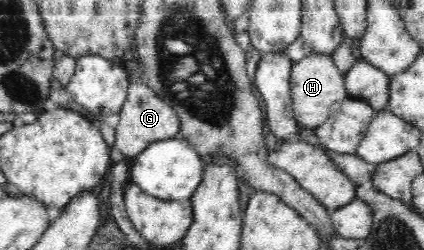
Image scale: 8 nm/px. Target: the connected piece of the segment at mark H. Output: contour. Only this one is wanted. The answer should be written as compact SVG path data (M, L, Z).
M313 53L293 65L291 78L291 109L297 125L306 130L325 123L341 103L349 98L345 87L345 74L340 73L331 56Z

